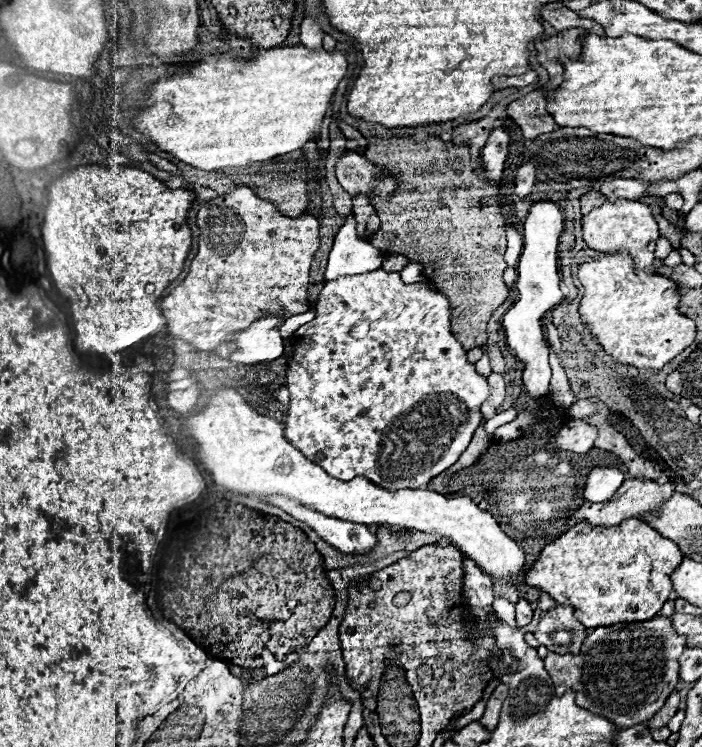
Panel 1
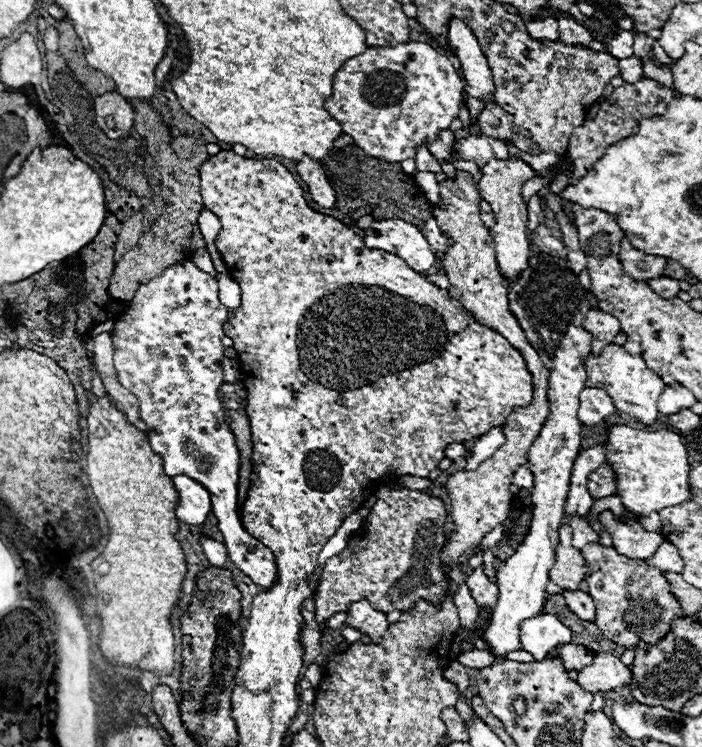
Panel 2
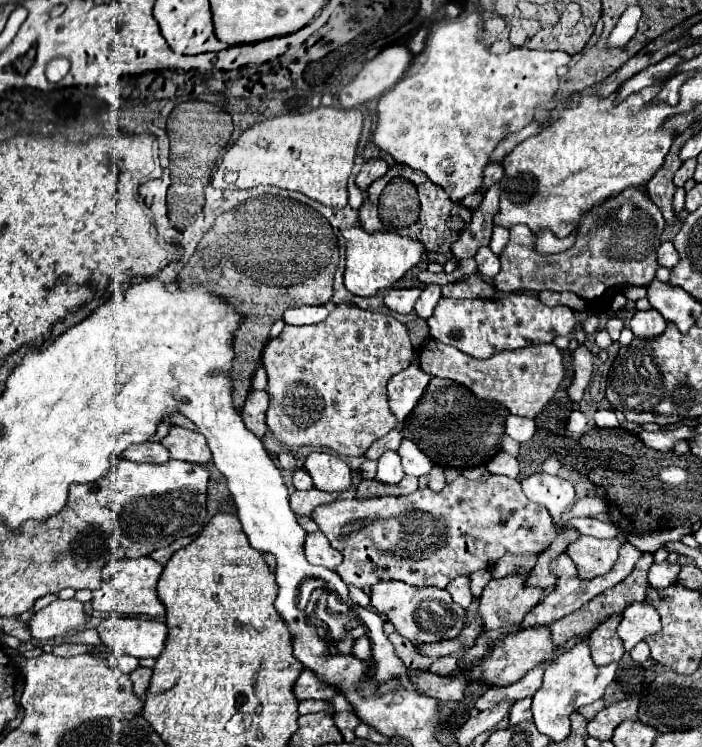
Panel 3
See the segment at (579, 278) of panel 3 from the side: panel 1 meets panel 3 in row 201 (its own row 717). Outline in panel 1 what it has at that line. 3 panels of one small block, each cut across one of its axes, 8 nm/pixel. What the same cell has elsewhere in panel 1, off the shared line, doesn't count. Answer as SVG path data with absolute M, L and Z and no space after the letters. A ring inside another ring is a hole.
M654 616L652 620L644 622L594 628L594 632L588 634L588 638L584 640L584 648L578 656L548 652L548 656L544 658L544 666L550 672L550 678L554 680L556 694L574 690L578 706L612 720L616 726L628 728L634 724L648 722L650 716L664 706L664 700L670 696L670 692L678 682L678 668L680 668L678 658L680 652L684 652L684 648L686 648L686 636L676 634L670 616Z

